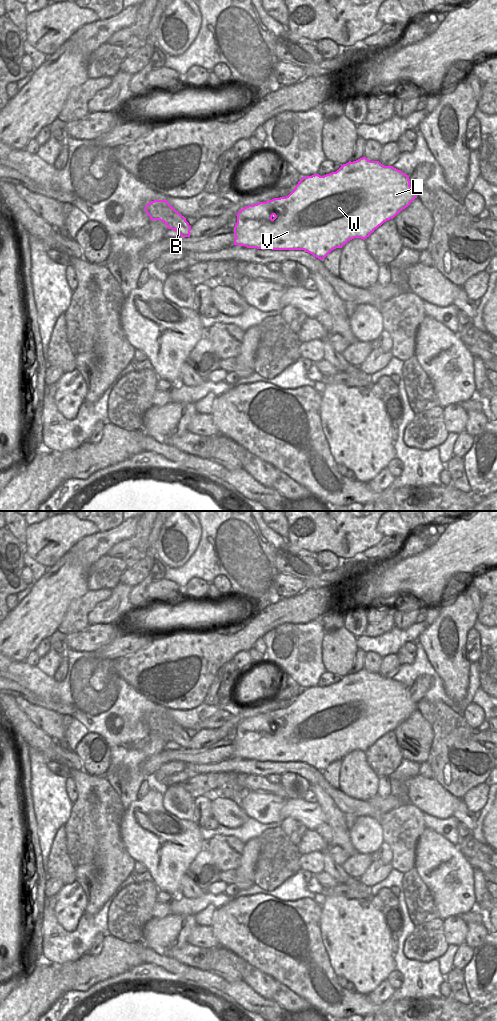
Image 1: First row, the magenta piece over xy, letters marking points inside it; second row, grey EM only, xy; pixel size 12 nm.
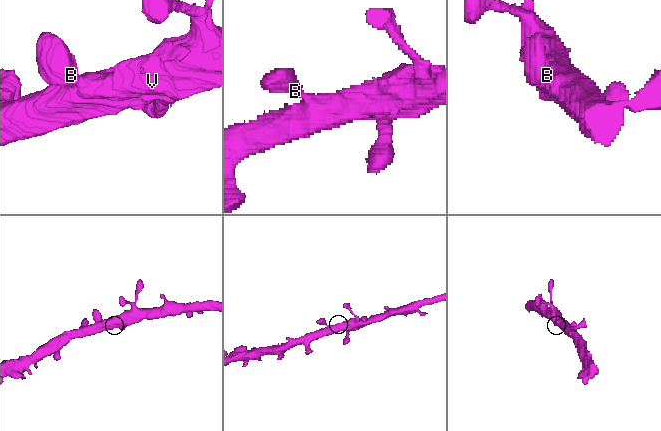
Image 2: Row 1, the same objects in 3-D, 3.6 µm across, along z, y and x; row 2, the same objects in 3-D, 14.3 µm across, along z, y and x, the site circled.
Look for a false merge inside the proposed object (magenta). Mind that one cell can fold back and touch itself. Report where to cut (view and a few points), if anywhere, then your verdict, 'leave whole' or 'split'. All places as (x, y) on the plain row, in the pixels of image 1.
no cut; leave whole

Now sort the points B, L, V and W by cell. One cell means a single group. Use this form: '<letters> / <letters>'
B L V W

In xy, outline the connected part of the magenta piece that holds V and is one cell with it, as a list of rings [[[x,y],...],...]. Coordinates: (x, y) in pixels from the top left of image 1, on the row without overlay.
[[[362,669],[341,677],[336,684],[324,688],[314,686],[302,689],[286,709],[274,710],[241,721],[236,727],[234,757],[262,762],[304,762],[323,772],[332,762],[342,760],[354,750],[365,752],[384,734],[393,731],[408,719],[415,710],[417,704],[411,700],[408,687],[393,678],[384,678],[379,673]]]

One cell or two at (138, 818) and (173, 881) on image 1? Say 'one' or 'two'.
one

